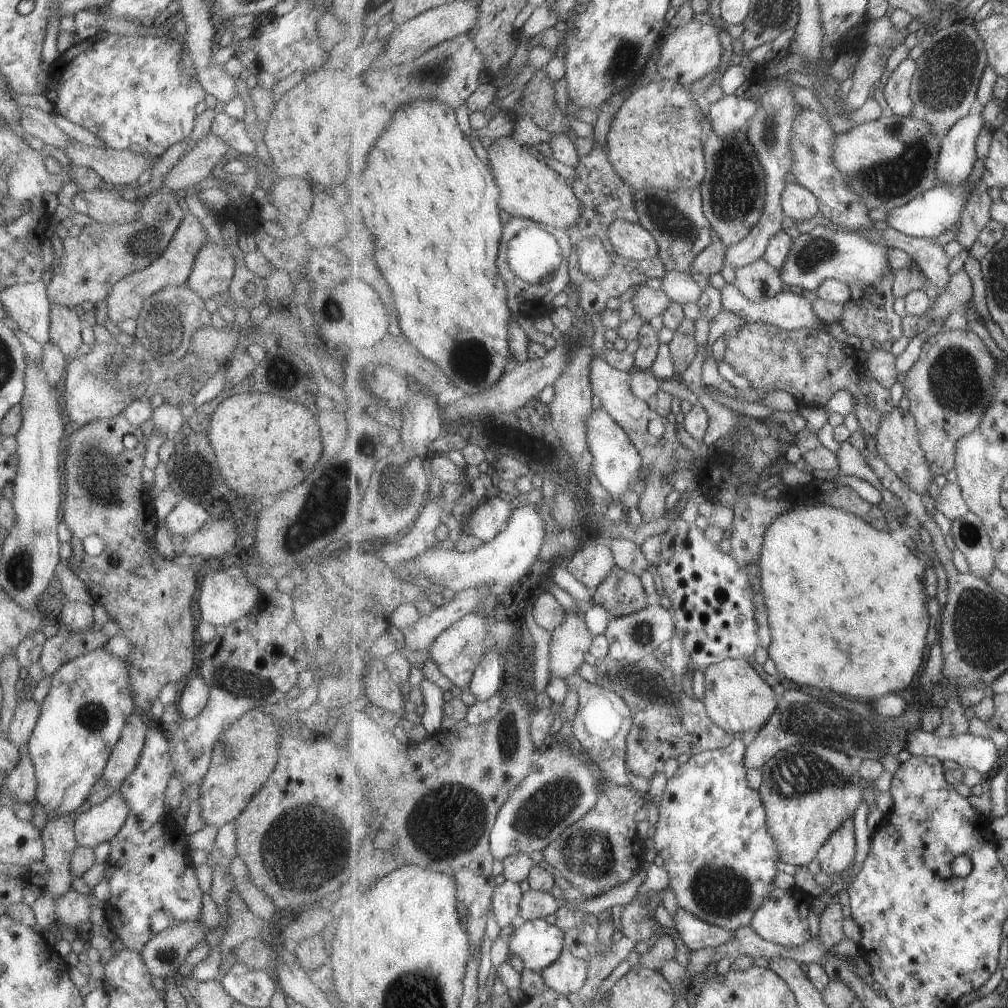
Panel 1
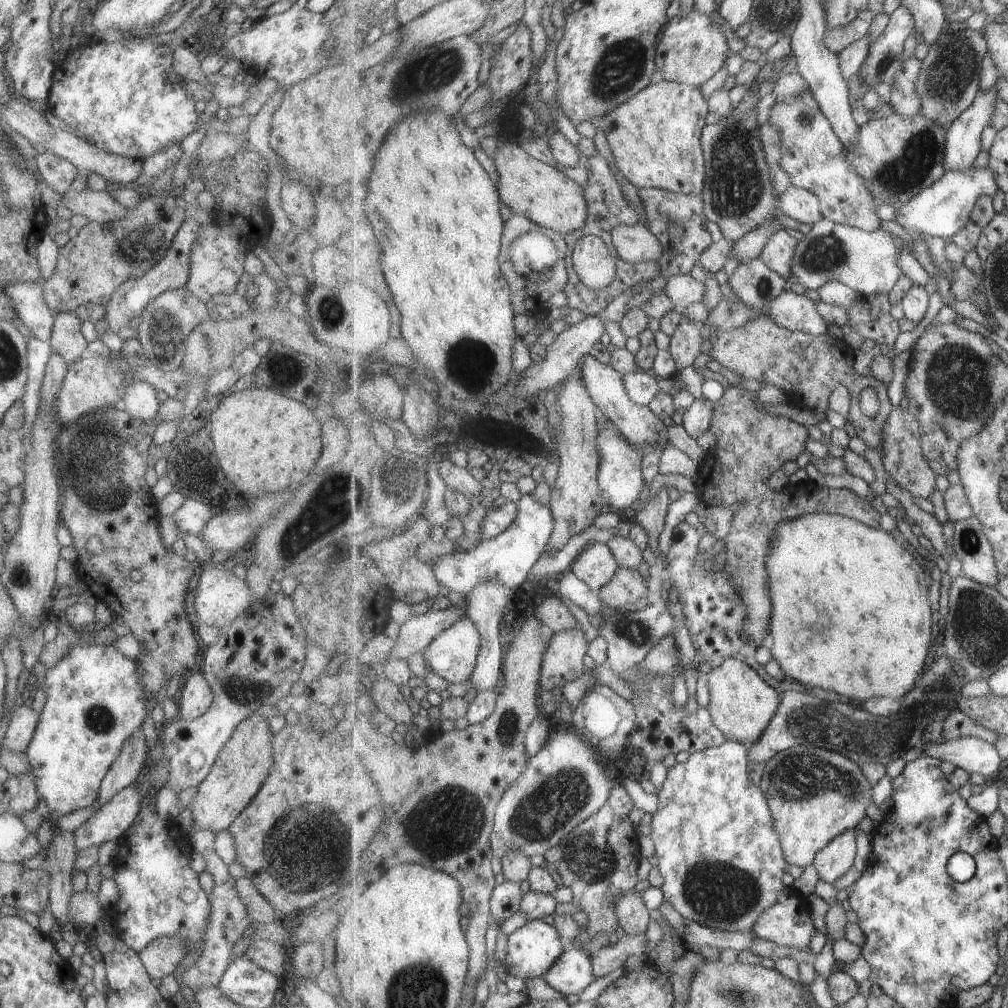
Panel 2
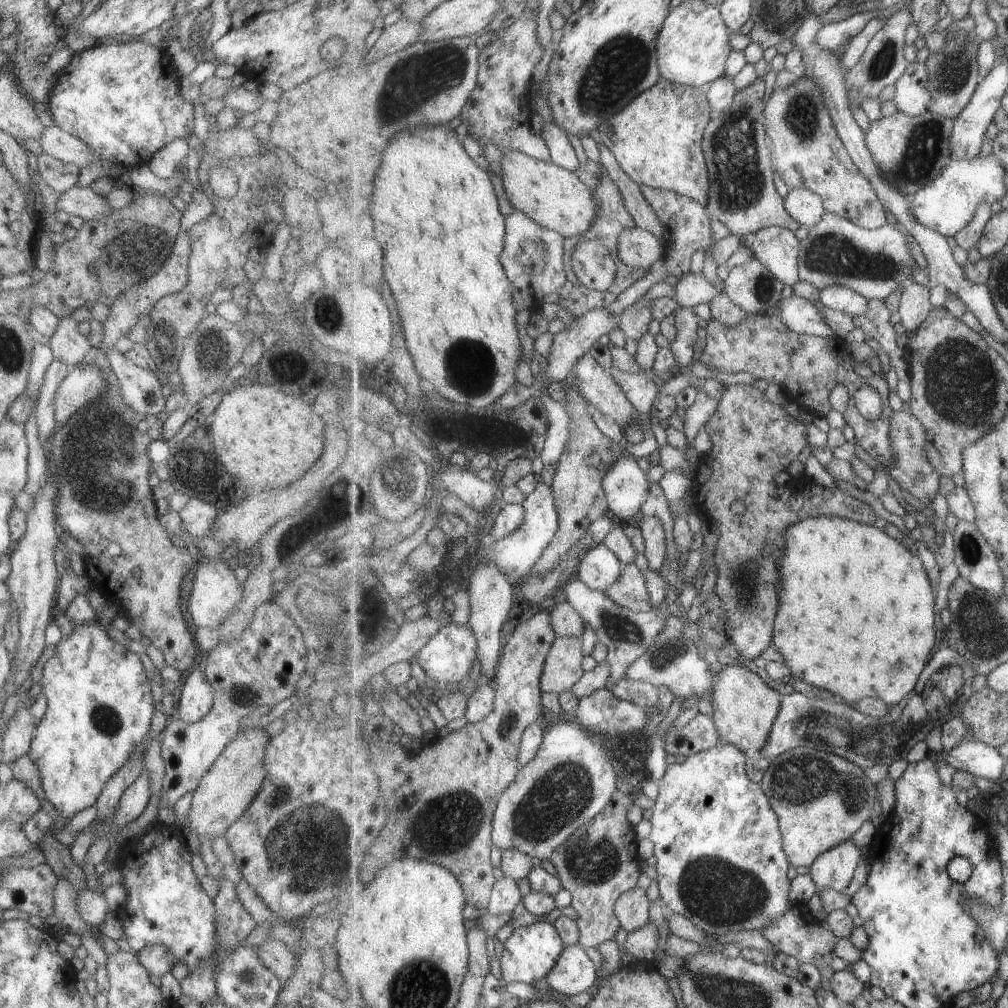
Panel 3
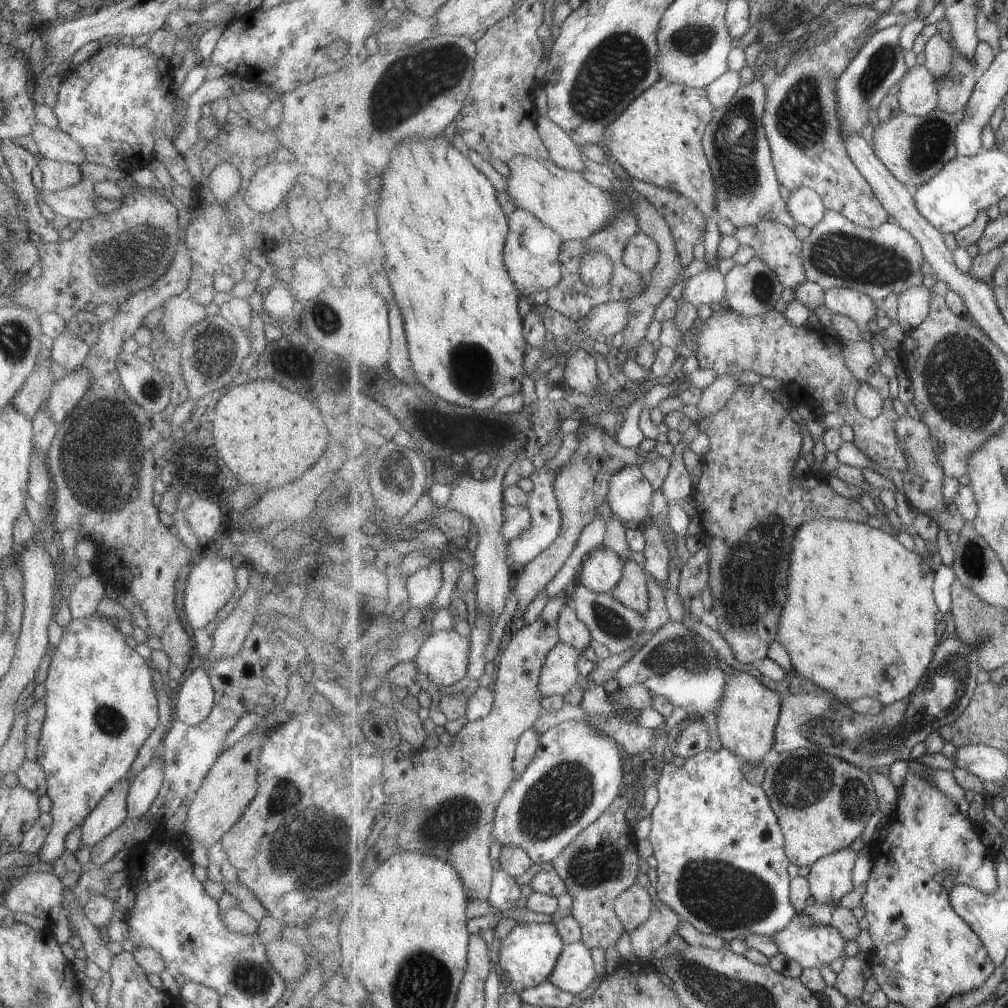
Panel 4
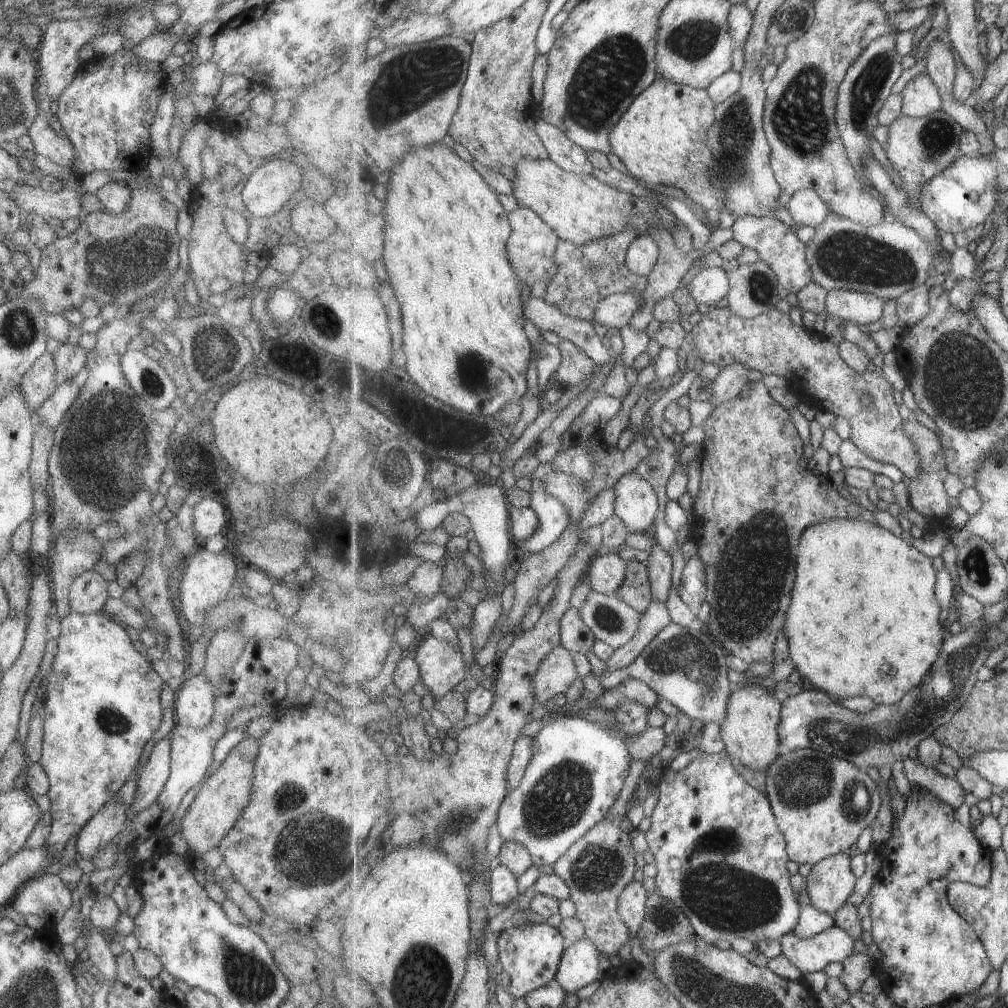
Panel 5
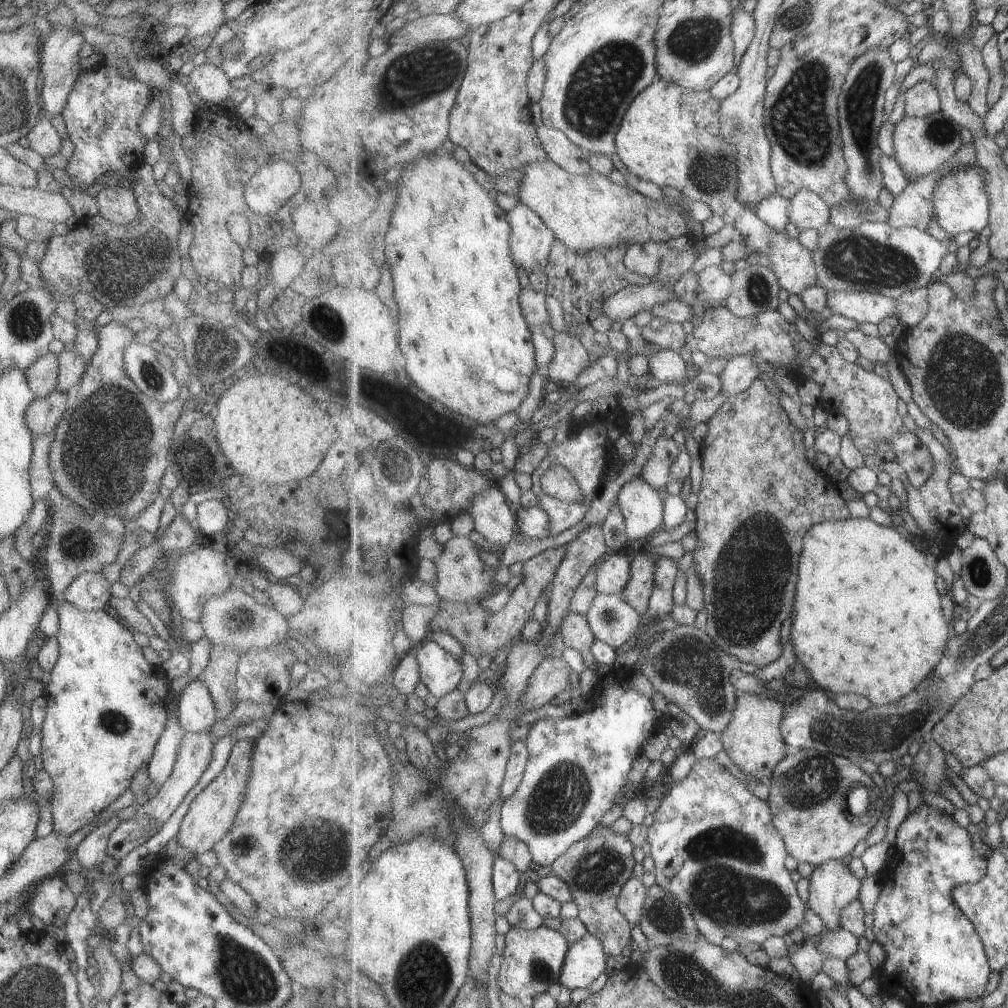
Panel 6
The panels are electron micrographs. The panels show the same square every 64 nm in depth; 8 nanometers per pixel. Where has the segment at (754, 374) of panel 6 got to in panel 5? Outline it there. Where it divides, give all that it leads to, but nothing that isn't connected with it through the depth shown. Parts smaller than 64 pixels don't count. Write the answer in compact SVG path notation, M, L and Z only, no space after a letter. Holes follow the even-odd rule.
M731 364L731 366L727 366L715 378L711 386L712 396L708 401L715 408L719 408L721 404L735 398L743 386L750 382L751 372L753 370L747 364Z

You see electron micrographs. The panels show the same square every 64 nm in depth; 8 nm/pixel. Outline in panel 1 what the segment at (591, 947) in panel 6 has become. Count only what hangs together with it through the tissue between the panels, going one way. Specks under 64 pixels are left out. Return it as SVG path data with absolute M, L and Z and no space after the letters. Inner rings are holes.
M566 950L551 966L542 972L546 986L561 994L578 993L589 976L589 964Z

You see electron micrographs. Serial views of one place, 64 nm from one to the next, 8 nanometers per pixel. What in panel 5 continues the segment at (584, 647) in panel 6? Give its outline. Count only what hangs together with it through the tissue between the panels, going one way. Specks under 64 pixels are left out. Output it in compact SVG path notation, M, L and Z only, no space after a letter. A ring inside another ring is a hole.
M573 607L561 620L561 636L562 645L581 656L589 654L597 641L593 630L583 622L580 611Z

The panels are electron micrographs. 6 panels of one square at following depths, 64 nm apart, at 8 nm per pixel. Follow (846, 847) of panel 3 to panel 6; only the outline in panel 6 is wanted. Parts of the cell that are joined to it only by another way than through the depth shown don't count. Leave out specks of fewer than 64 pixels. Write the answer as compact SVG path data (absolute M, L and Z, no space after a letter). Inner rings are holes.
M829 860L815 868L809 878L808 906L824 923L824 930L841 928L841 912L857 899L861 879L851 874L842 860Z

